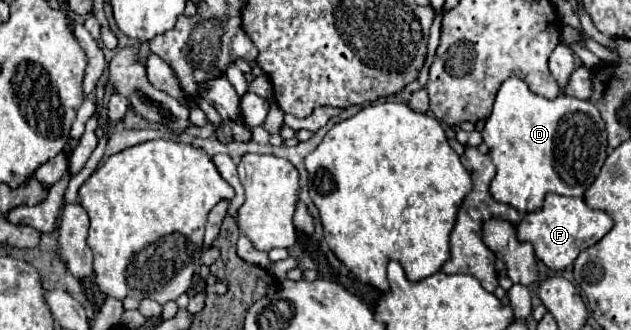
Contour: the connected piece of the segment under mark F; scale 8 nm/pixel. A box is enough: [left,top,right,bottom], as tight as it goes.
[517,194,613,270]

